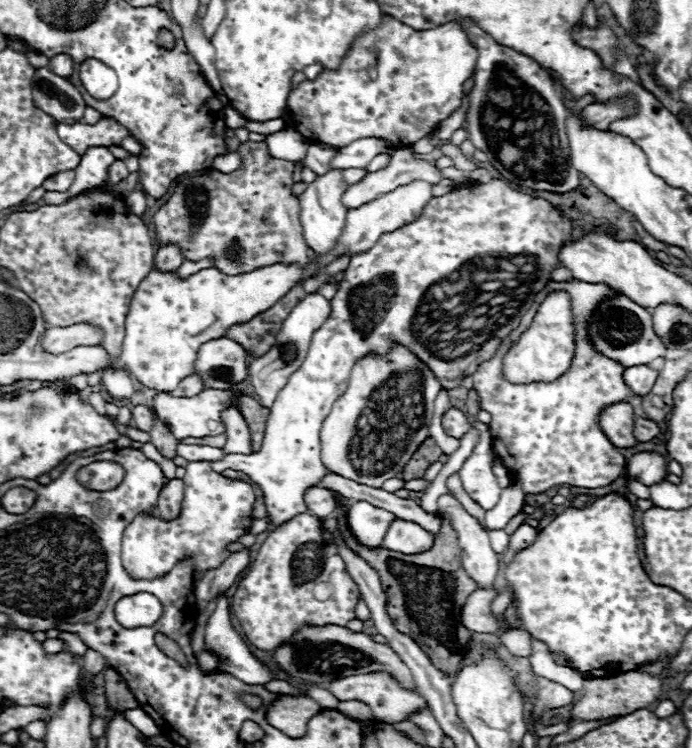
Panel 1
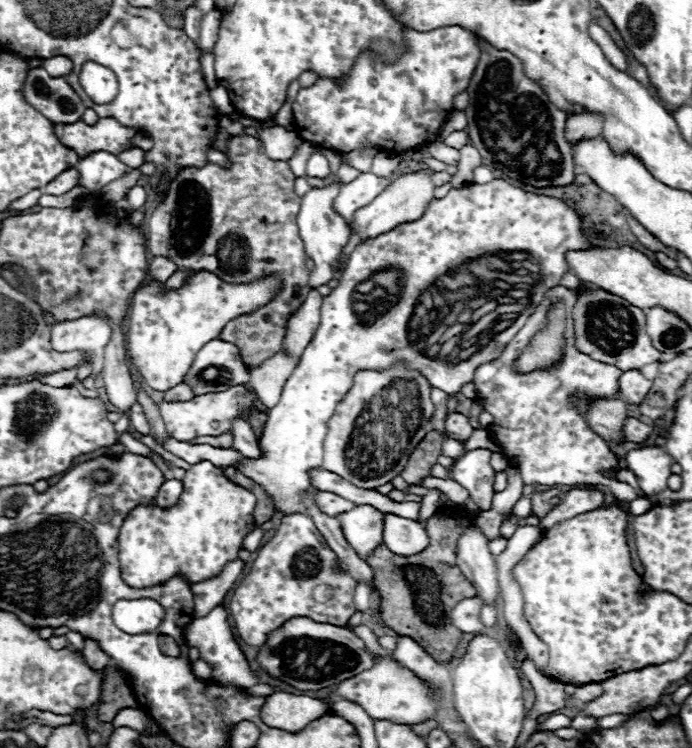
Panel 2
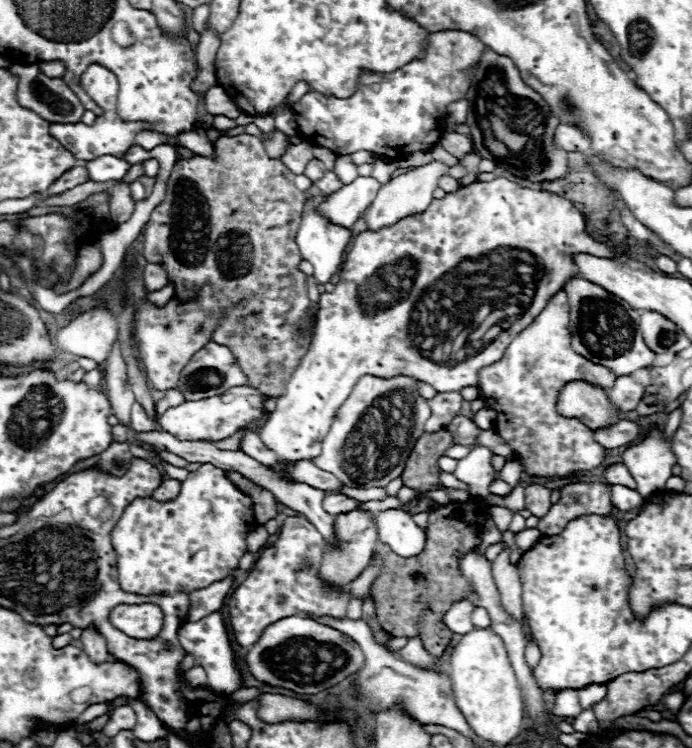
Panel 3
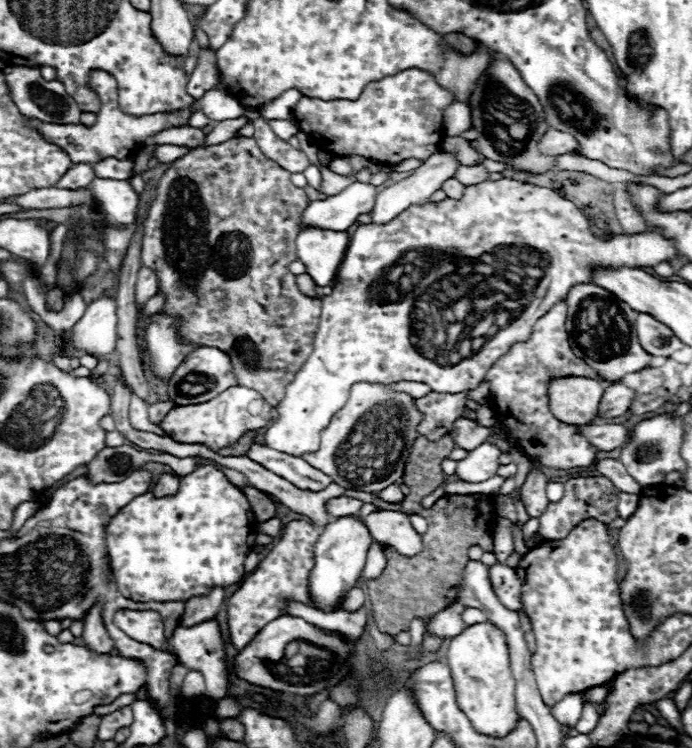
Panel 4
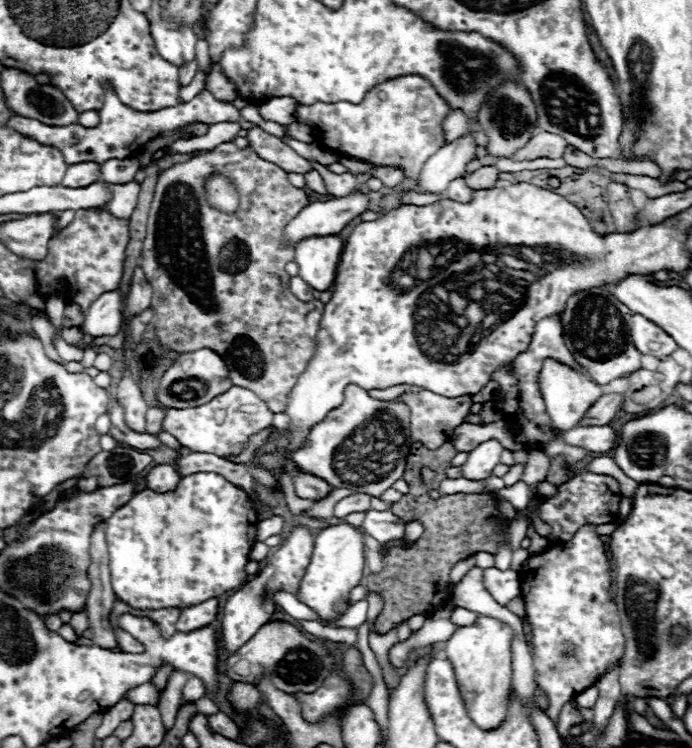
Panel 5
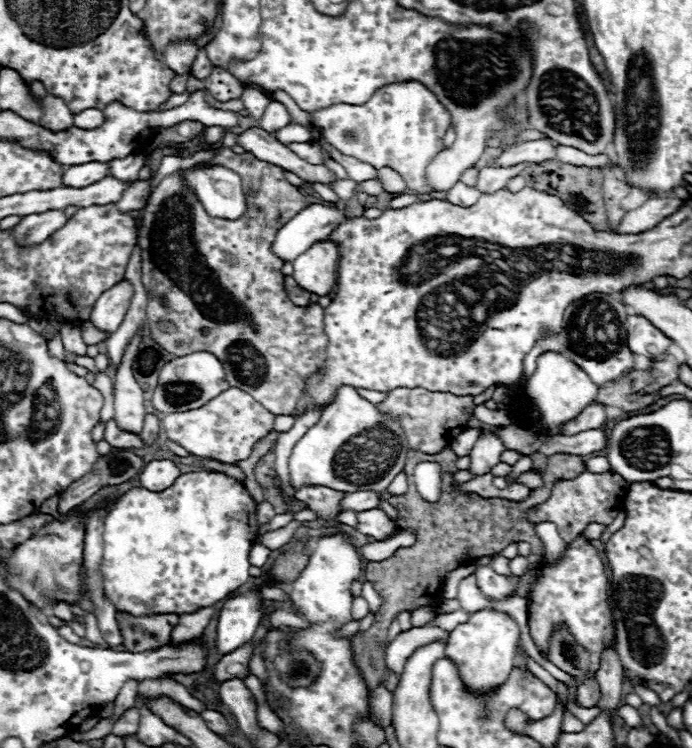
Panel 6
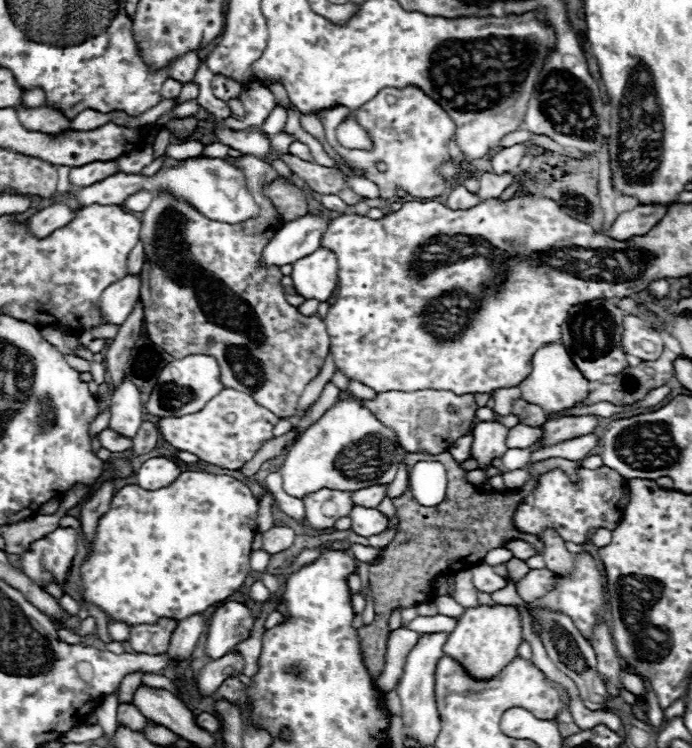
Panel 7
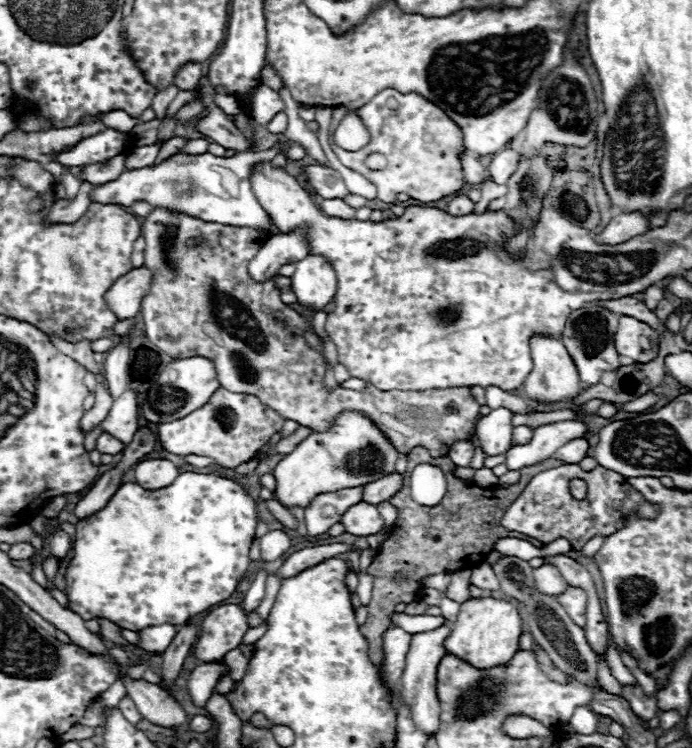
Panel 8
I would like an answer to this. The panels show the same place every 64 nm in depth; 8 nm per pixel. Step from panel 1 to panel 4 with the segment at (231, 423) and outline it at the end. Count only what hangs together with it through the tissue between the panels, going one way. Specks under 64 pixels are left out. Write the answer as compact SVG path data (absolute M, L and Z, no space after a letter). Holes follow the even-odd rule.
M252 444L248 456L254 462L258 462L260 466L264 466L266 470L286 478L290 484L294 484L300 490L320 492L320 490L324 490L332 482L320 470L314 470L310 464L306 464L302 458L290 456L290 454L282 454L278 450L268 448L268 446Z

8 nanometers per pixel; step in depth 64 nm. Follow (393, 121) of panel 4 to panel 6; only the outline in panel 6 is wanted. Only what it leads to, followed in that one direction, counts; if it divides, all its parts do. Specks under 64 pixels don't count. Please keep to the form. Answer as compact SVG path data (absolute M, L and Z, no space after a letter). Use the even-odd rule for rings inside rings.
M412 80L382 86L366 104L334 104L312 112L312 116L322 128L324 138L342 154L366 162L376 170L382 166L392 168L416 194L434 192L434 188L426 180L426 166L444 150L442 140L452 120L438 98L420 82ZM346 132L354 132L358 140L346 140Z

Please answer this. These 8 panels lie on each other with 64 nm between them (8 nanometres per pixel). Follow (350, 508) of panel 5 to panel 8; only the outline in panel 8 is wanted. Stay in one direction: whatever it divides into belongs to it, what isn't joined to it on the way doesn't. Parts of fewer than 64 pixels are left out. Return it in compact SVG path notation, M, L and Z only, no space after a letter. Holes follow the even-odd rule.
M394 472L394 474L388 474L388 476L382 476L380 480L376 482L370 482L364 490L364 502L370 502L370 504L380 504L388 498L392 498L400 488L404 486L404 476Z

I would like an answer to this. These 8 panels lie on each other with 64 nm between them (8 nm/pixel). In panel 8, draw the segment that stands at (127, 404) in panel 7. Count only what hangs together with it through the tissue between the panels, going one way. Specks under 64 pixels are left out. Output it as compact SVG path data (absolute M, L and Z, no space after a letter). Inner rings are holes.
M126 390L118 400L114 400L110 414L100 424L100 430L120 440L124 446L132 442L138 430L138 404L134 392Z

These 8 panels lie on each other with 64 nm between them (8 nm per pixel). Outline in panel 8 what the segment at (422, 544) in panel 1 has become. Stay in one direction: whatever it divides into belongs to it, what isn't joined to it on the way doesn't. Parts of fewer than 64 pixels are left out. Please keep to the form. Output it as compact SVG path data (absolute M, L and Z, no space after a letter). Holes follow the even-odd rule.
M358 502L358 504L350 506L342 514L340 524L346 528L348 534L354 534L354 536L370 536L370 534L376 534L376 532L382 530L384 520L380 518L380 514L378 514L378 510L376 510L374 504Z

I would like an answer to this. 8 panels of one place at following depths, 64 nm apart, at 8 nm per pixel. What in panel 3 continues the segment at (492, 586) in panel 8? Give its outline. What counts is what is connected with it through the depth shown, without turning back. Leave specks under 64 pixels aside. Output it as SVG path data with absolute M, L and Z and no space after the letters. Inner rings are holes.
M508 550L500 552L498 558L492 562L492 576L494 576L494 584L500 592L500 600L506 612L514 614L514 618L518 618L518 622L522 624L522 586L520 586L520 576L516 566L512 566L508 562Z

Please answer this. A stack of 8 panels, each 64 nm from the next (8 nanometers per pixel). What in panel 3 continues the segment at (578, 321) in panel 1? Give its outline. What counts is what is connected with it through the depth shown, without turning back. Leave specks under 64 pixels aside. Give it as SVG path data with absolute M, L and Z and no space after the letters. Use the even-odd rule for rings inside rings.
M562 290L548 302L546 310L514 338L498 362L480 370L478 384L482 386L484 404L498 412L494 430L522 456L528 476L568 476L578 470L592 470L604 462L604 448L594 442L592 432L578 420L556 414L556 396L566 382L586 380L610 388L616 378L604 366L572 350L568 320L568 296Z

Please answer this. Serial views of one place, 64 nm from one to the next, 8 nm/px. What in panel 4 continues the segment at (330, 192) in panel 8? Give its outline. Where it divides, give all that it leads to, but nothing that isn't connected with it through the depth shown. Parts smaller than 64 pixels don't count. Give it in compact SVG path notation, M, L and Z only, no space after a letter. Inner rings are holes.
M258 118L254 120L254 136L261 151L266 157L278 162L284 170L296 174L296 172L304 172L308 168L308 158L304 152L292 148L288 142L280 140L268 126L266 118Z

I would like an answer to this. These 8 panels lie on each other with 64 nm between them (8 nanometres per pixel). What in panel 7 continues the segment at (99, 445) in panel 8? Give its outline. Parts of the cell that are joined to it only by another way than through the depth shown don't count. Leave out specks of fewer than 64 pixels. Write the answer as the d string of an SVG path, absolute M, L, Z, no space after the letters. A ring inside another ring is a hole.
M110 428L102 430L100 436L98 436L98 440L100 440L100 446L106 448L106 450L110 450L110 452L124 452L124 450L128 450L132 446L130 438L124 438L124 436L116 434Z

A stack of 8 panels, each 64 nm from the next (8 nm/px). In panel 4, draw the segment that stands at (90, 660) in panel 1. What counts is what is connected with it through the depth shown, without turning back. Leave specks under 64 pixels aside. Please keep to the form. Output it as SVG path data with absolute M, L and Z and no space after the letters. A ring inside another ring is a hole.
M94 604L88 610L82 638L84 638L86 648L90 648L90 650L96 650L96 652L112 652L114 642L112 642L106 626L102 622L102 608L100 608L100 604Z

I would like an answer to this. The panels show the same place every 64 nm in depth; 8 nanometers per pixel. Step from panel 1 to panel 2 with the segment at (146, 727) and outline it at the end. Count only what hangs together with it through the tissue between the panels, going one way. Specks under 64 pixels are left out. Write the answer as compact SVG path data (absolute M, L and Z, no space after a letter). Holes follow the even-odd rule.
M122 708L114 720L112 720L112 726L114 730L120 728L120 726L128 726L128 728L134 728L138 732L144 730L144 724L146 724L146 718L144 718L144 712L138 710L138 708Z

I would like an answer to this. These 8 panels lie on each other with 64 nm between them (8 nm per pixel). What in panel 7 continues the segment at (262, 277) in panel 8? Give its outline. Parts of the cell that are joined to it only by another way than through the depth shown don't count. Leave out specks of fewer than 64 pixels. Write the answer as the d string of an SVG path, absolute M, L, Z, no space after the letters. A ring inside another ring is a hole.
M308 214L302 216L286 226L282 226L274 238L264 246L260 266L284 266L292 264L306 254L312 254L318 244L320 236L326 230L330 216L322 214Z

